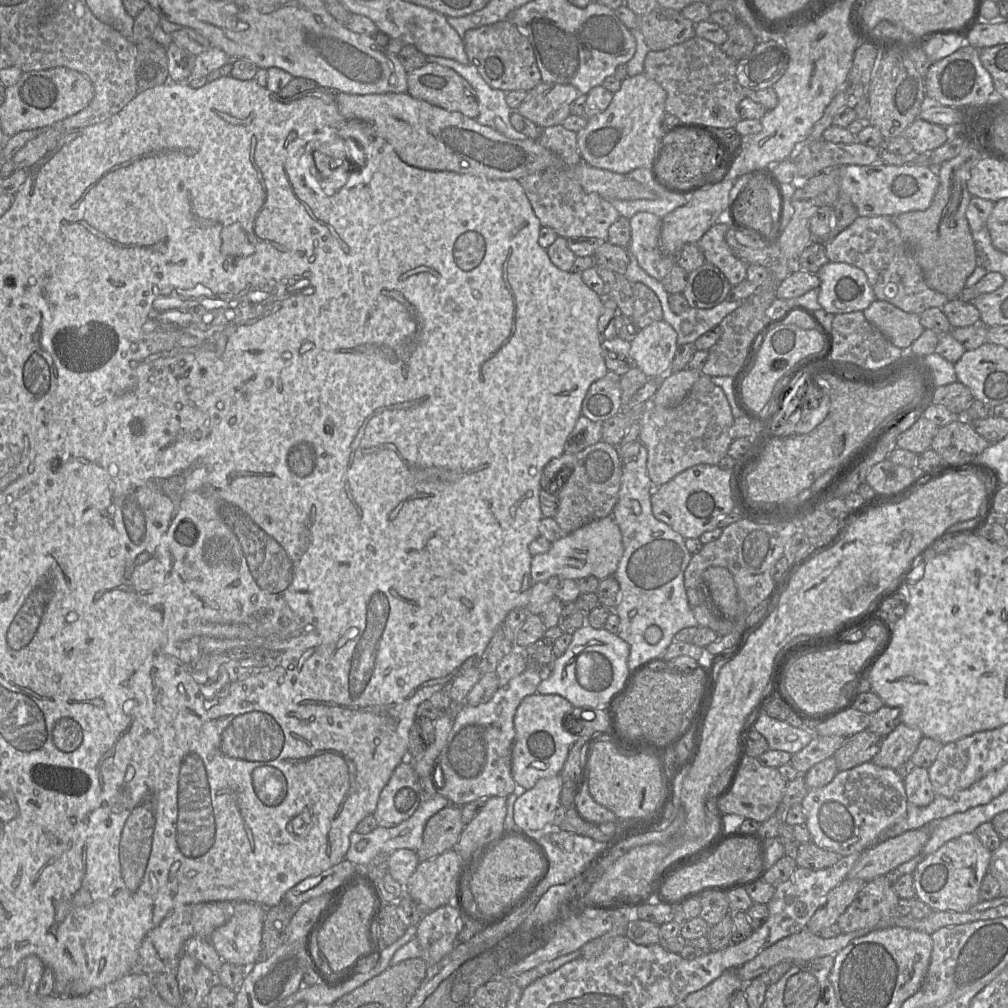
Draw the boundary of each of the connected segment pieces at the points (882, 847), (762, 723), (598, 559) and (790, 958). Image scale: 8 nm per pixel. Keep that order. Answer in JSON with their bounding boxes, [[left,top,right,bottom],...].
[[847,824,932,882],[751,707,813,755],[531,516,623,583],[737,929,872,983]]

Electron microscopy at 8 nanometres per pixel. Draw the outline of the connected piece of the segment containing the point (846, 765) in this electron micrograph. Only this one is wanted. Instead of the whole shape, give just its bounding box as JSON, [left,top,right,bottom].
[834,729,883,770]

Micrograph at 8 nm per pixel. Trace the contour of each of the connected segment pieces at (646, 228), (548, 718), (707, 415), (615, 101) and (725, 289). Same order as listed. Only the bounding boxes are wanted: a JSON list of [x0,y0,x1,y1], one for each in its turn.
[[627,212,675,281],[511,692,581,790],[637,374,733,487],[577,73,673,174],[682,263,731,309]]

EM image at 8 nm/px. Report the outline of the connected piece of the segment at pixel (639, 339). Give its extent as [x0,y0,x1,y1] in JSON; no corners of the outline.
[630,320,678,377]

